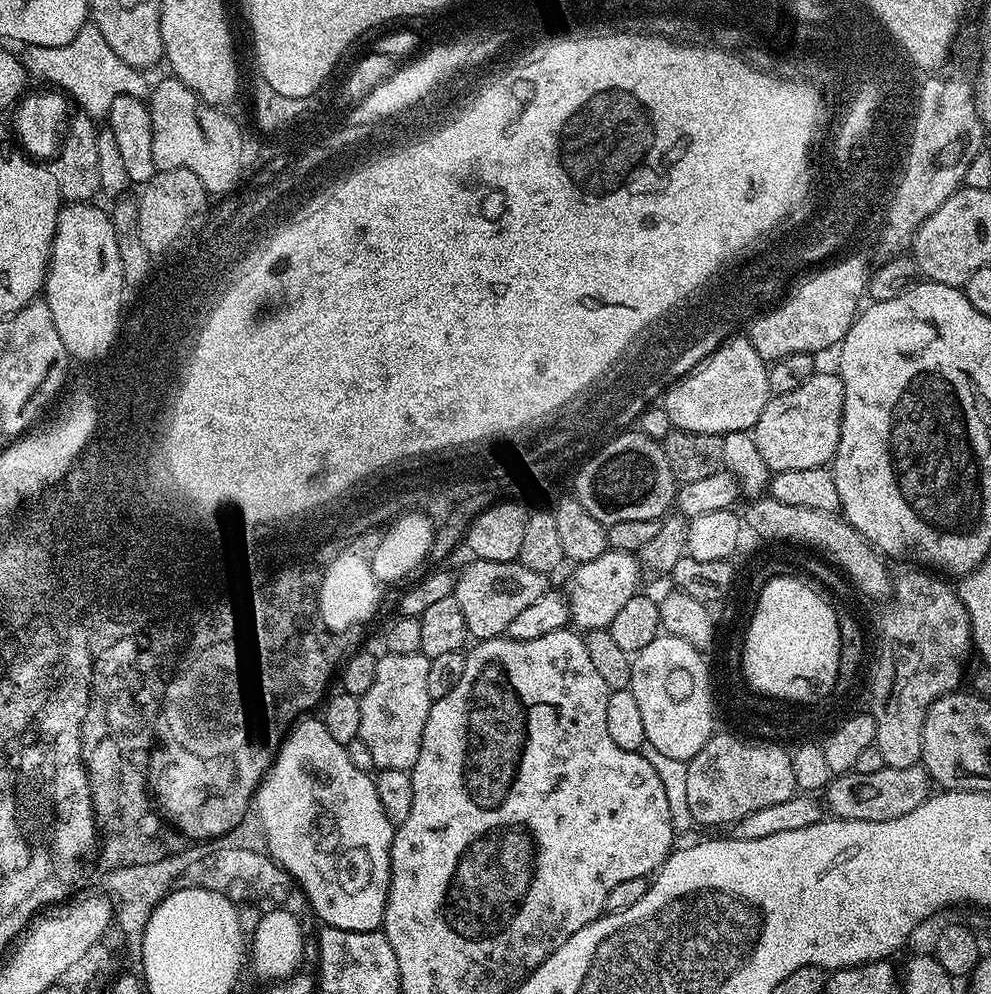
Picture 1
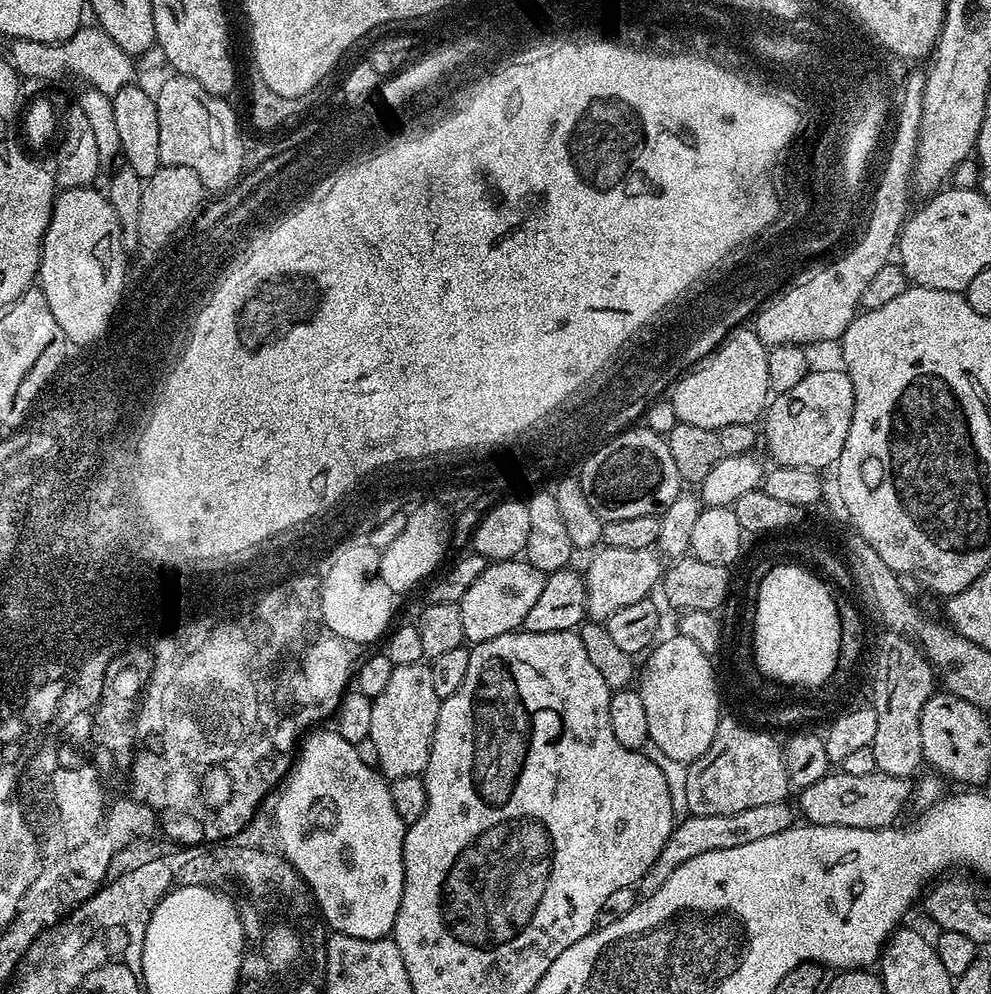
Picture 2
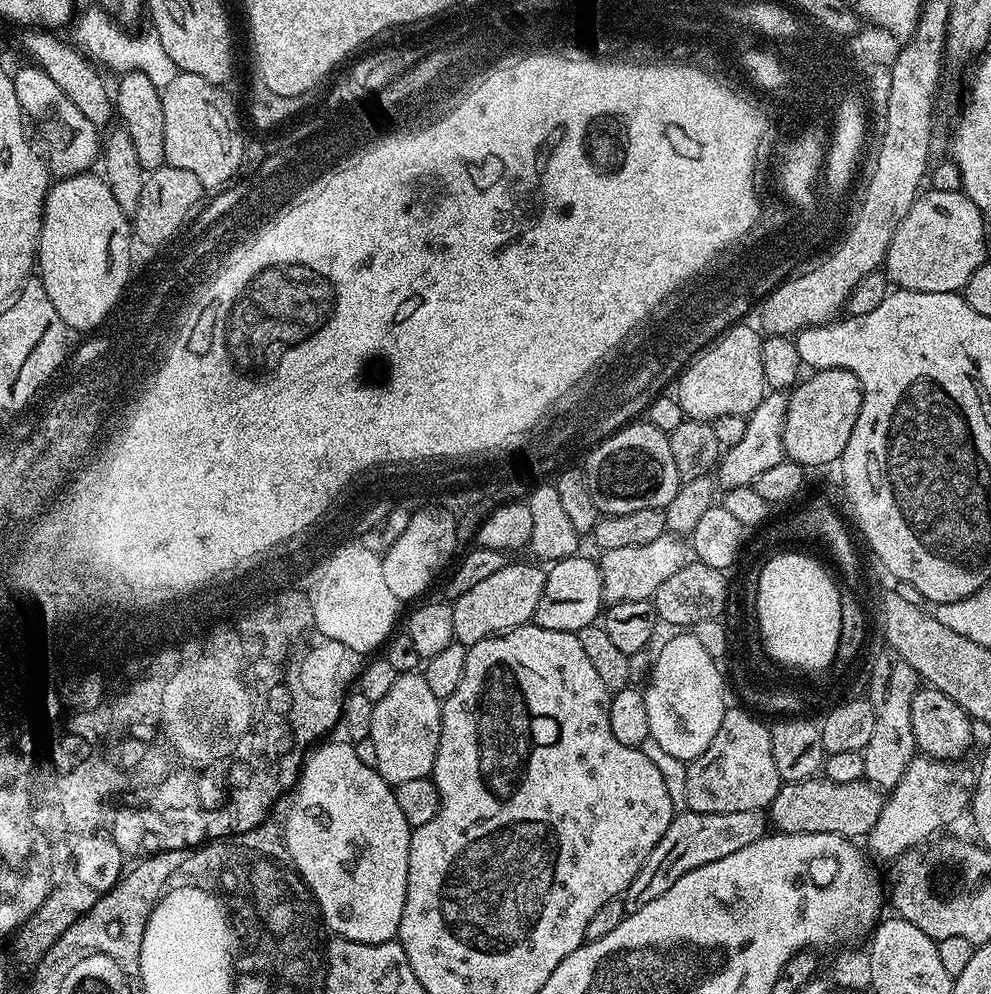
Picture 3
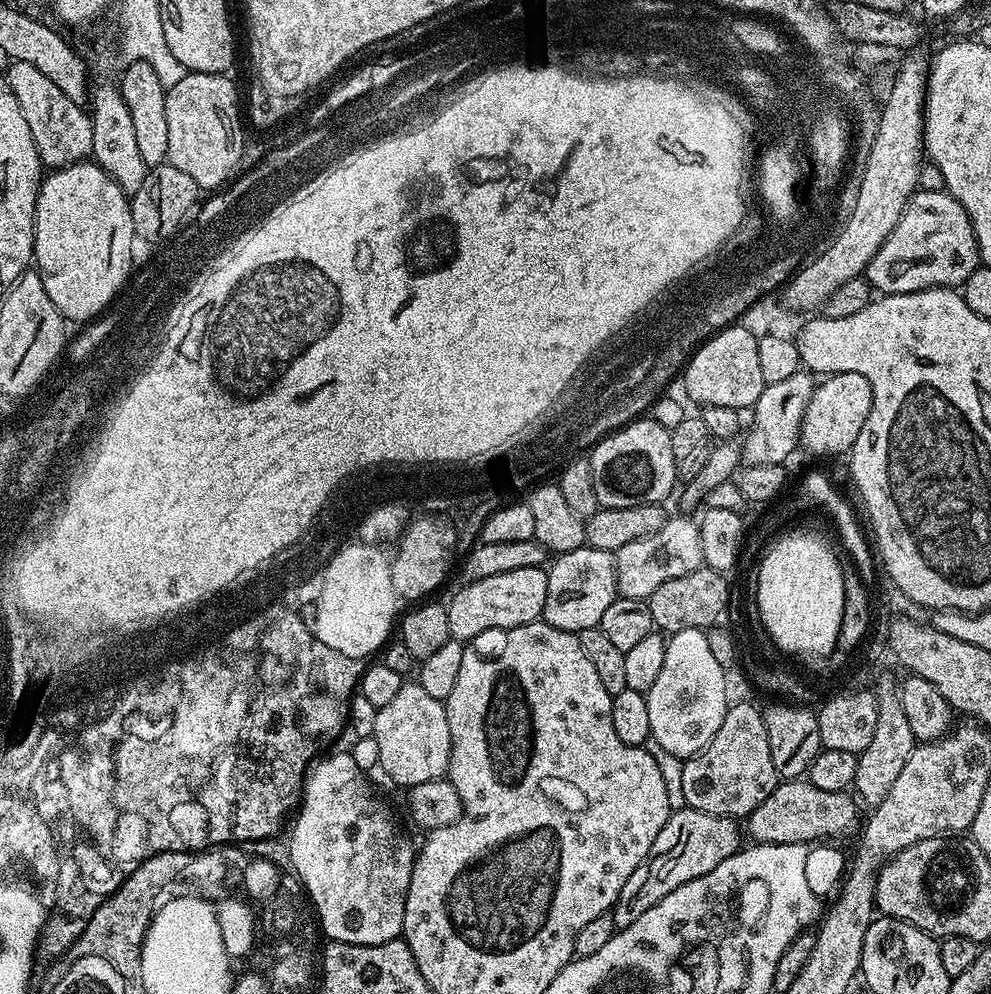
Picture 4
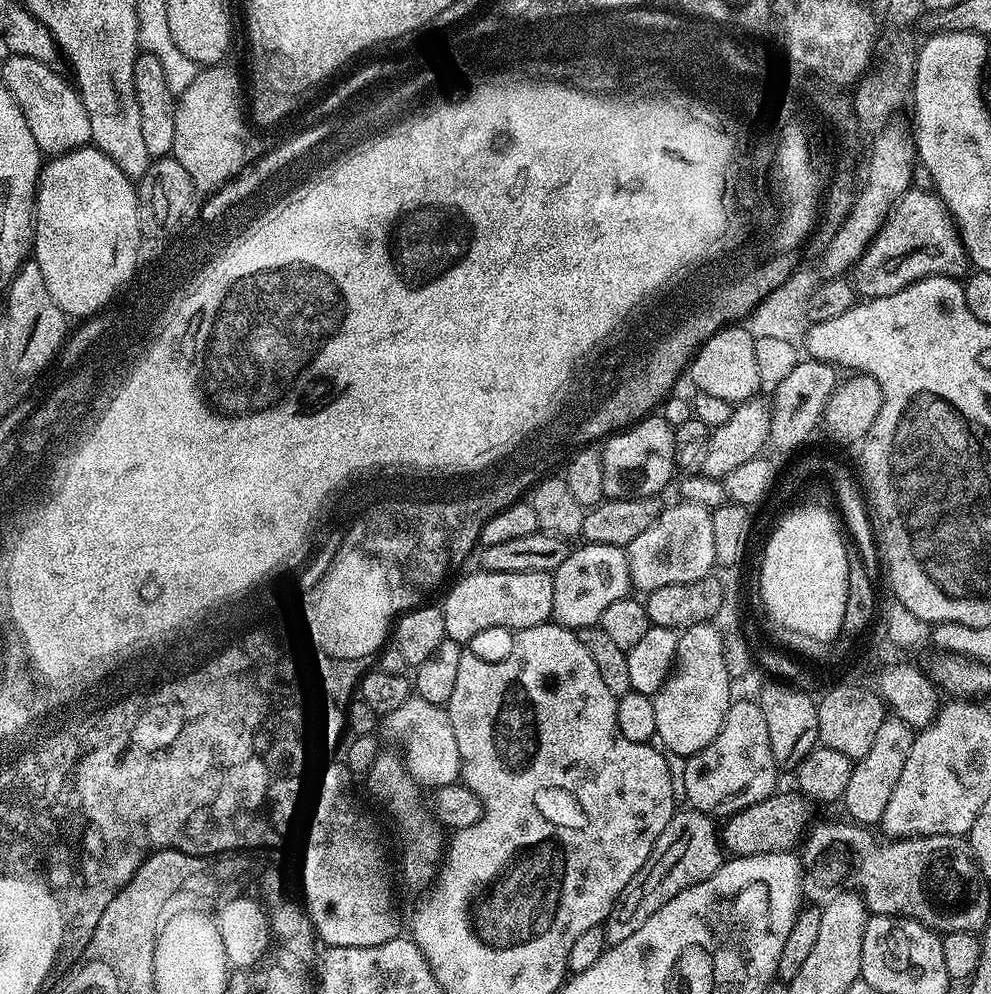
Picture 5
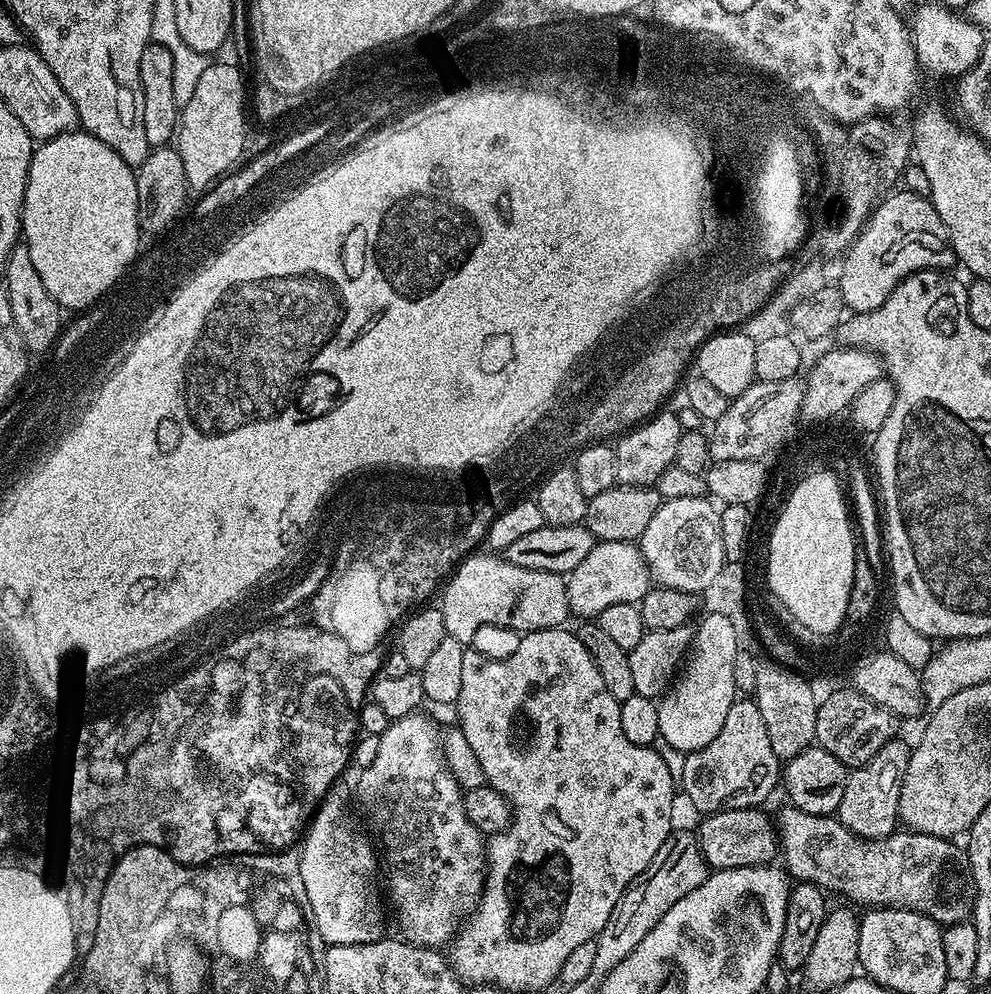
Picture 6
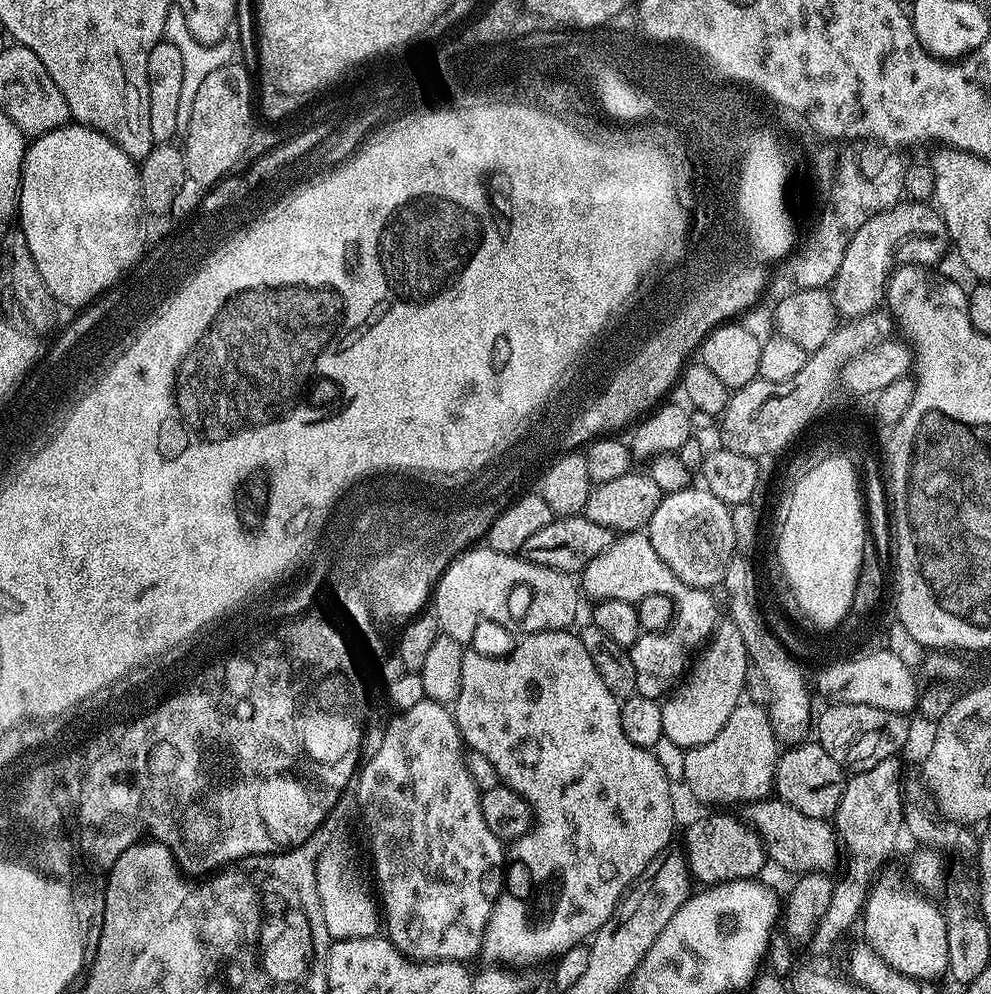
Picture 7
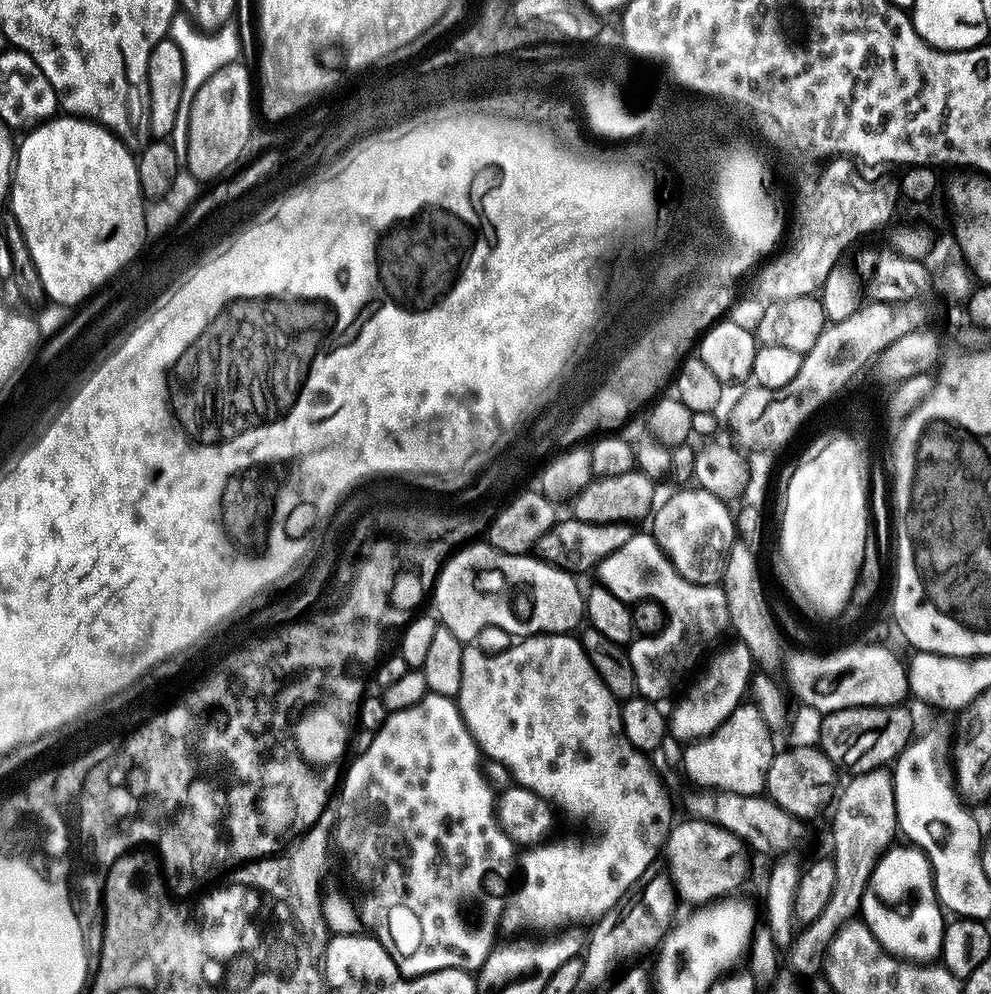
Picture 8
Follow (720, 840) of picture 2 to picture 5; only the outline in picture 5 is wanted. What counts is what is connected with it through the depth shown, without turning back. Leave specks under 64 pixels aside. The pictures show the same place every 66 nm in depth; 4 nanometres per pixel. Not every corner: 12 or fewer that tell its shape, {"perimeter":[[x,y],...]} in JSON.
{"perimeter":[[677,811],[603,925],[626,942],[720,869],[717,821]]}

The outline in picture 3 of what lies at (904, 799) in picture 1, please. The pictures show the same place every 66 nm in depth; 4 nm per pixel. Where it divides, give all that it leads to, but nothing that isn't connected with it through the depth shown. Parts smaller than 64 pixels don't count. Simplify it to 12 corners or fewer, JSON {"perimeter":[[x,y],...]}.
{"perimeter":[[865,779],[781,783],[781,832],[864,838],[885,793]]}

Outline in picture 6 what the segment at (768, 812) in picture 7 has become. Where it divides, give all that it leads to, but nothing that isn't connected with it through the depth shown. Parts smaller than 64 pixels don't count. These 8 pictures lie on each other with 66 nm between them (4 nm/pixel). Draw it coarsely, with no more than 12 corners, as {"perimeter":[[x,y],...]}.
{"perimeter":[[784,806],[793,881],[864,906],[965,923],[974,888],[951,839],[854,835]]}

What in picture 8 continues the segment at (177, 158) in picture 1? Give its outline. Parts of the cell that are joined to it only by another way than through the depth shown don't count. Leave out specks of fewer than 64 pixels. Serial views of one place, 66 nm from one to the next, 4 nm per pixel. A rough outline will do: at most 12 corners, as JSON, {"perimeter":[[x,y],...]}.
{"perimeter":[[210,74],[190,106],[186,170],[217,181],[252,136],[254,76]]}

